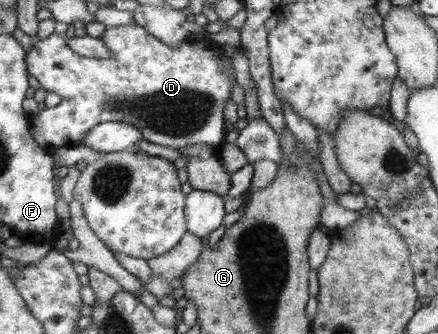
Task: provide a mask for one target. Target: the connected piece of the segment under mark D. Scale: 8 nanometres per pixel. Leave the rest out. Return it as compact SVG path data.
M130 21L127 25L121 25L117 27L111 27L104 30L99 40L105 44L108 48L108 56L106 58L93 58L84 57L74 53L67 44L65 44L65 34L60 35L53 32L49 34L47 38L43 40L33 40L30 49L26 55L26 64L28 64L29 74L39 82L39 86L44 88L46 92L54 92L59 98L59 104L52 106L51 108L41 107L38 113L33 117L32 130L30 133L36 140L38 145L45 145L46 147L55 148L59 147L75 147L82 144L85 135L88 134L90 128L96 126L96 124L109 122L109 121L121 121L127 124L135 125L139 131L142 132L143 140L151 142L151 144L161 144L161 146L169 146L170 148L182 148L190 144L209 144L214 150L218 150L219 146L223 144L224 132L224 102L229 99L229 87L231 81L228 81L225 75L221 75L219 71L219 58L223 57L219 51L219 46L213 45L211 41L205 40L191 40L189 38L183 39L181 45L169 48L164 42L157 40L152 34L149 34L146 29L141 26L137 26L133 21Z

